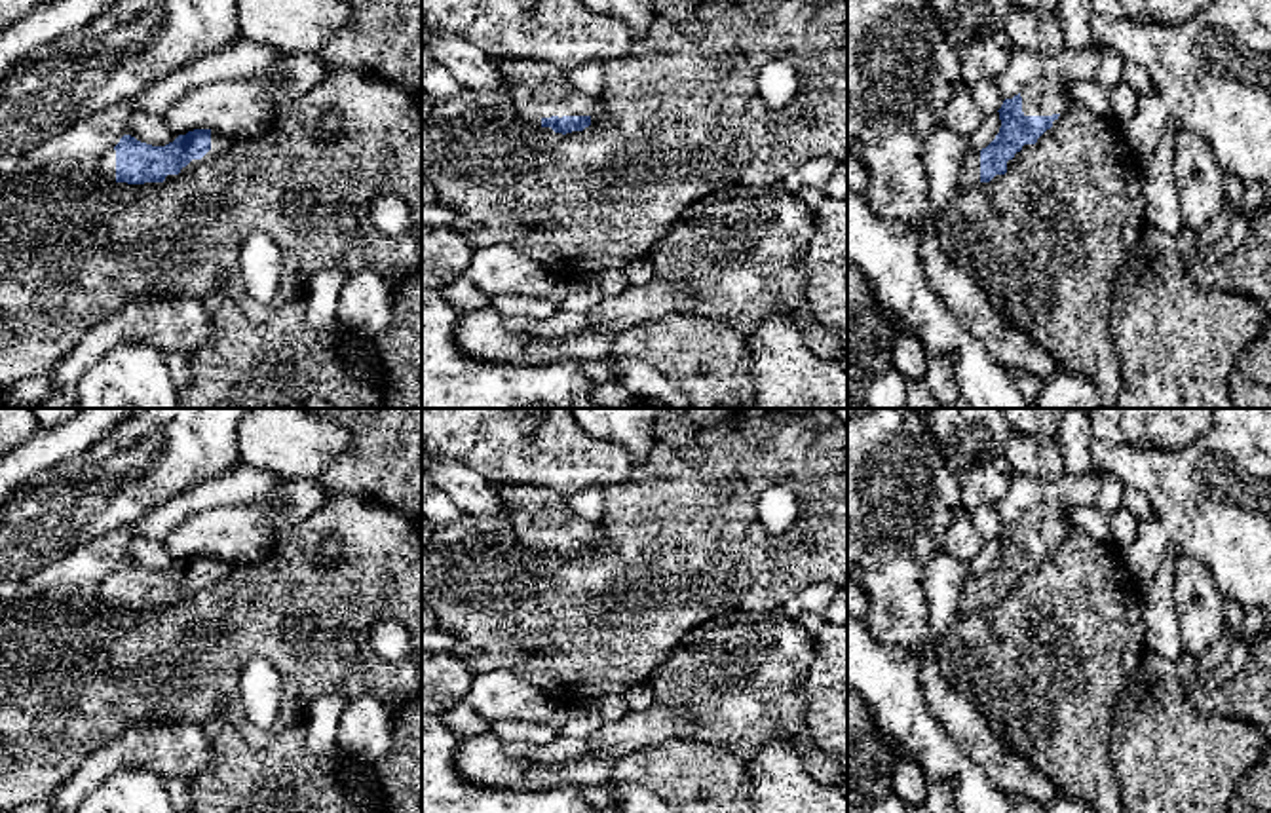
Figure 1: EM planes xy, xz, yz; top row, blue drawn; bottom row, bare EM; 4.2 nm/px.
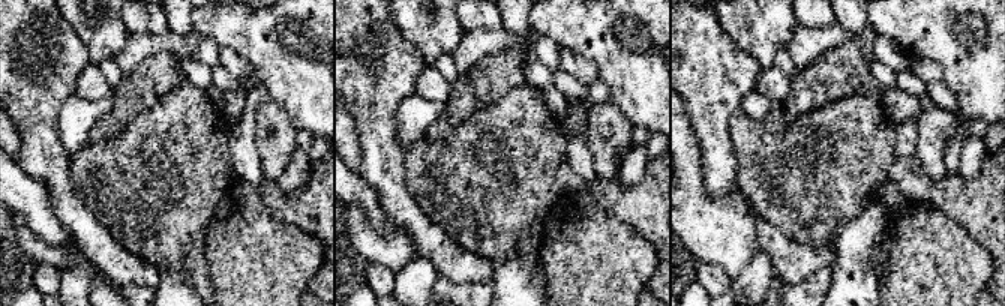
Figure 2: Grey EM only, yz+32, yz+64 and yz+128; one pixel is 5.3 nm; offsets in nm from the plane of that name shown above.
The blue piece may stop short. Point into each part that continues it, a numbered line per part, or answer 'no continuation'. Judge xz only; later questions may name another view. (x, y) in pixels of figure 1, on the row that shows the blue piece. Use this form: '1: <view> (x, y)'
1: xz (540, 90)

